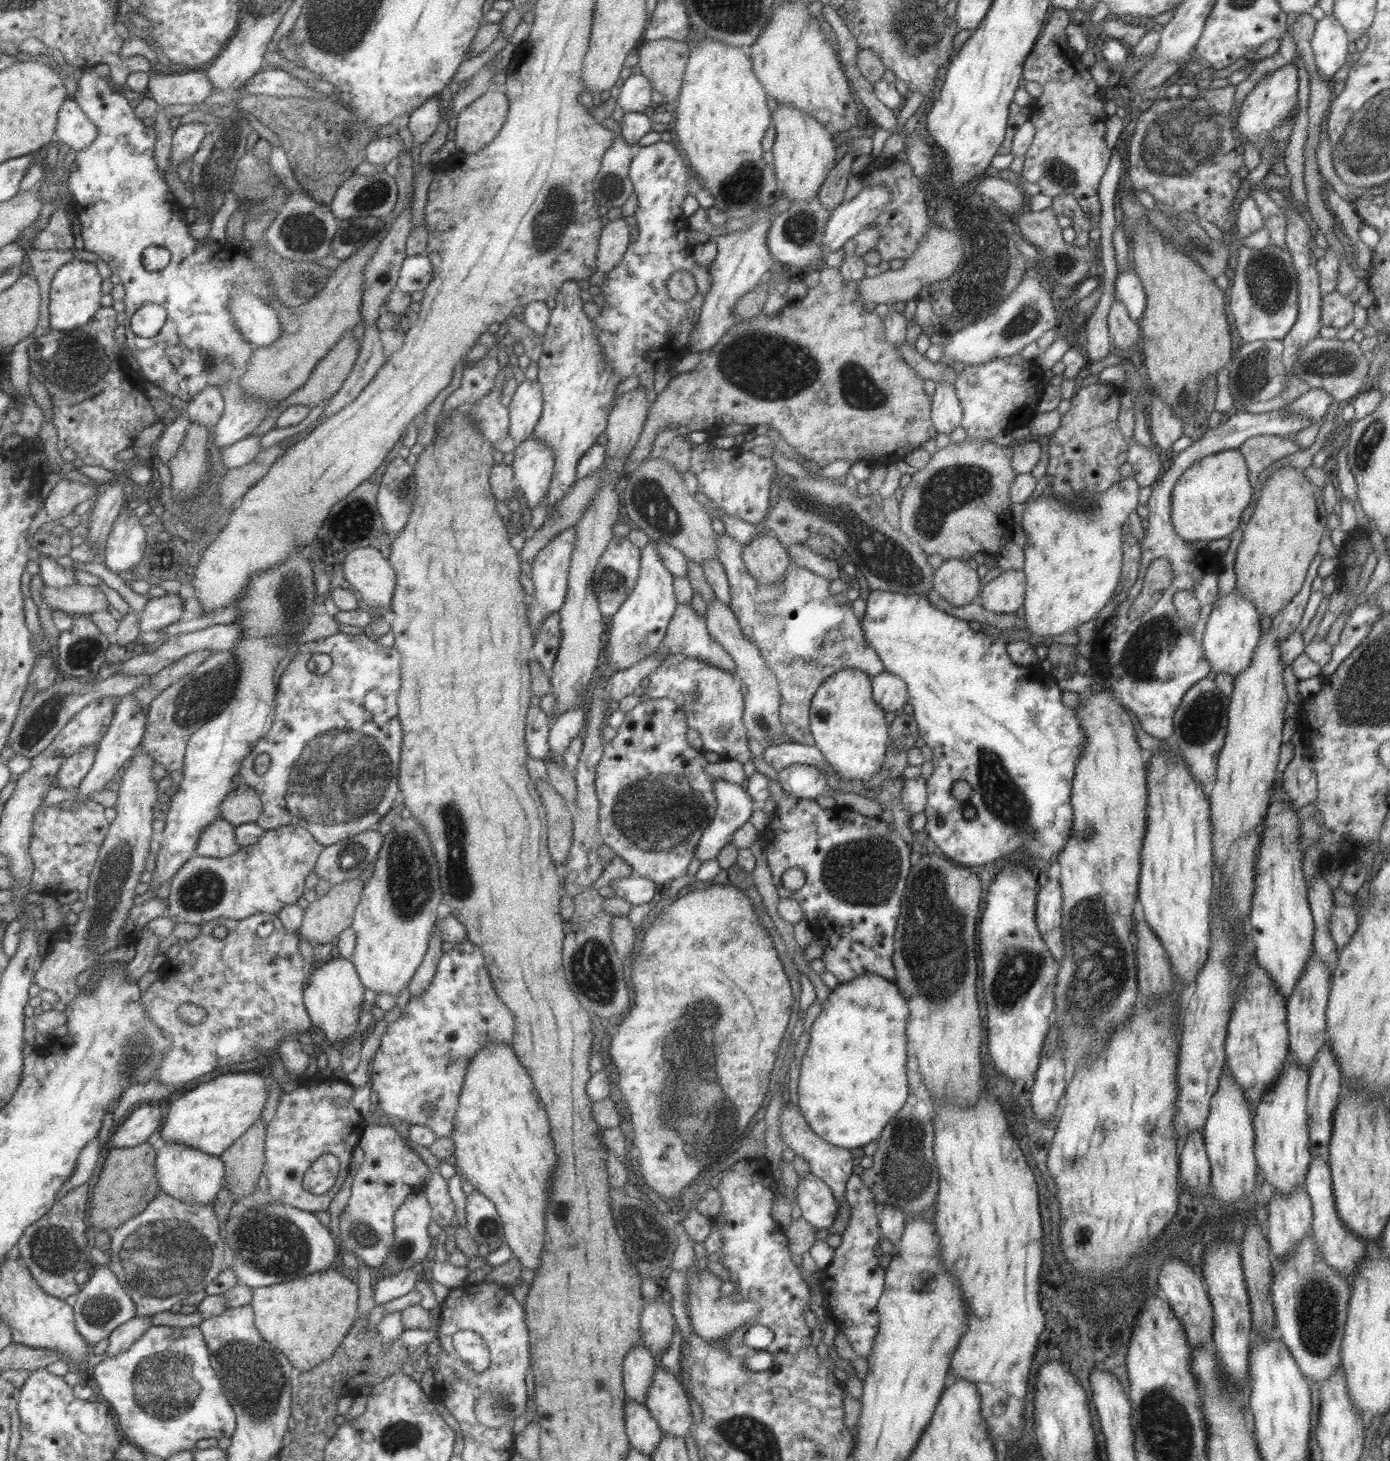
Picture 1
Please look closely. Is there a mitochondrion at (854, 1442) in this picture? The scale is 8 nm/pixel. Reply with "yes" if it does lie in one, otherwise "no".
no

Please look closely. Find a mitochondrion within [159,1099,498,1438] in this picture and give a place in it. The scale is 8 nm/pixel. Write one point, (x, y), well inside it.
(251, 1372)

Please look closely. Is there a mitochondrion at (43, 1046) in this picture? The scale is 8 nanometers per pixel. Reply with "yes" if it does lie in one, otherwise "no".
no

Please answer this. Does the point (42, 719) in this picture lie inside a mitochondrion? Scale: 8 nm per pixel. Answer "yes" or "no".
yes

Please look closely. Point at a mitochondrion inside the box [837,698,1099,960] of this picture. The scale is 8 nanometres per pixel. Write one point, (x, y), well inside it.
(1000, 794)

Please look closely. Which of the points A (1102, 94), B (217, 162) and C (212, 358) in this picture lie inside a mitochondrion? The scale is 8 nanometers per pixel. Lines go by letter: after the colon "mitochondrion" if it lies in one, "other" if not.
A: other
B: mitochondrion
C: mitochondrion

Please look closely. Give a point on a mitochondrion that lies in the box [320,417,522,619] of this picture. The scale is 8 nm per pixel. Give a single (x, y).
(353, 513)

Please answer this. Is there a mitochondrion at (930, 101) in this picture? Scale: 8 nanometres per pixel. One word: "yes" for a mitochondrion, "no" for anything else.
no

